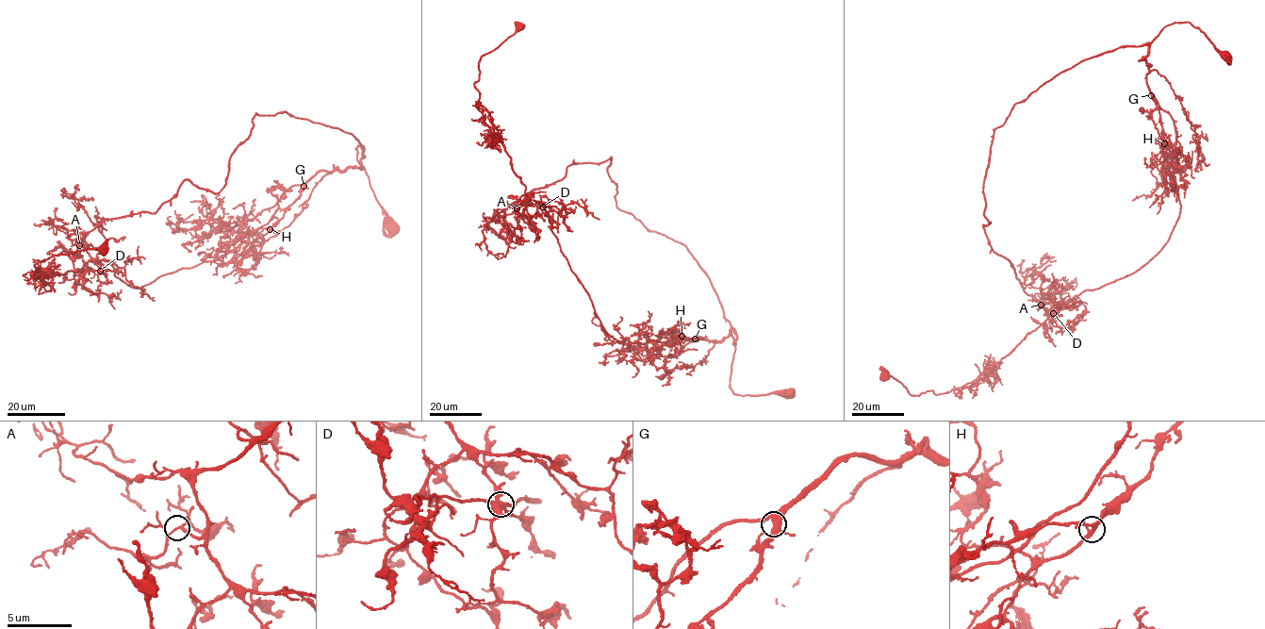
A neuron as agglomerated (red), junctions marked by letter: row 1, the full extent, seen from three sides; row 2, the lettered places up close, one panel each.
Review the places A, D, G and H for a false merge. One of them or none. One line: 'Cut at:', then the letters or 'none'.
Cut at: D

